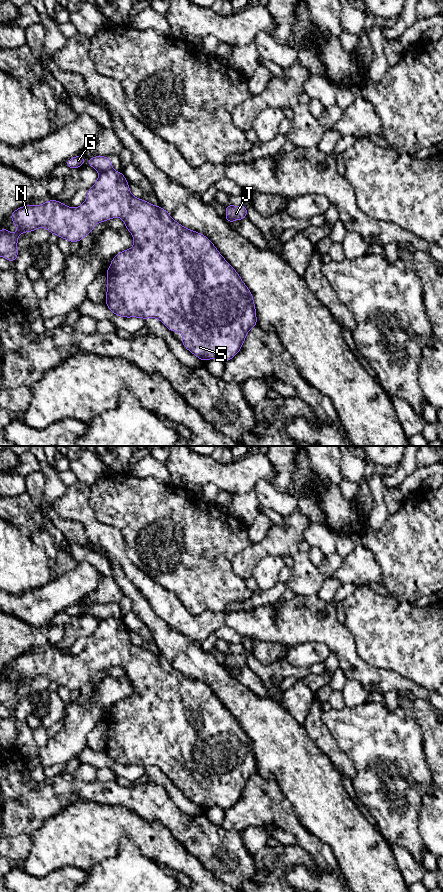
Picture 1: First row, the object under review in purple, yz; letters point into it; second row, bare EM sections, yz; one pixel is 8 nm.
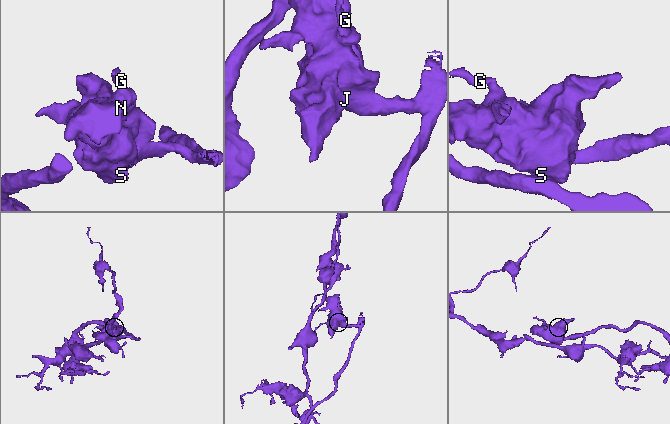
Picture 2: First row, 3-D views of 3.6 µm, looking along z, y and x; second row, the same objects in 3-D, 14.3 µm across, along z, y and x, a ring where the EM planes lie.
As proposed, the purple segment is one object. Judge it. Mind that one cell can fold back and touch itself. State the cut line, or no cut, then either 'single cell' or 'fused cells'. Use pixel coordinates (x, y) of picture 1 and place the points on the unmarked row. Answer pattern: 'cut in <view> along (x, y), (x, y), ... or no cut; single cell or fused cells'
cut in yz along (111, 616), (100, 621); fused cells

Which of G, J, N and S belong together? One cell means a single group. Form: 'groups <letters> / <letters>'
groups G / J N S

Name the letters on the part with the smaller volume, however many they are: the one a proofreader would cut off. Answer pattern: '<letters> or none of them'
G

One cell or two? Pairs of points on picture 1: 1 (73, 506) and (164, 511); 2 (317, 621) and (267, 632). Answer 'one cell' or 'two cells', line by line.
1: two cells
2: one cell

